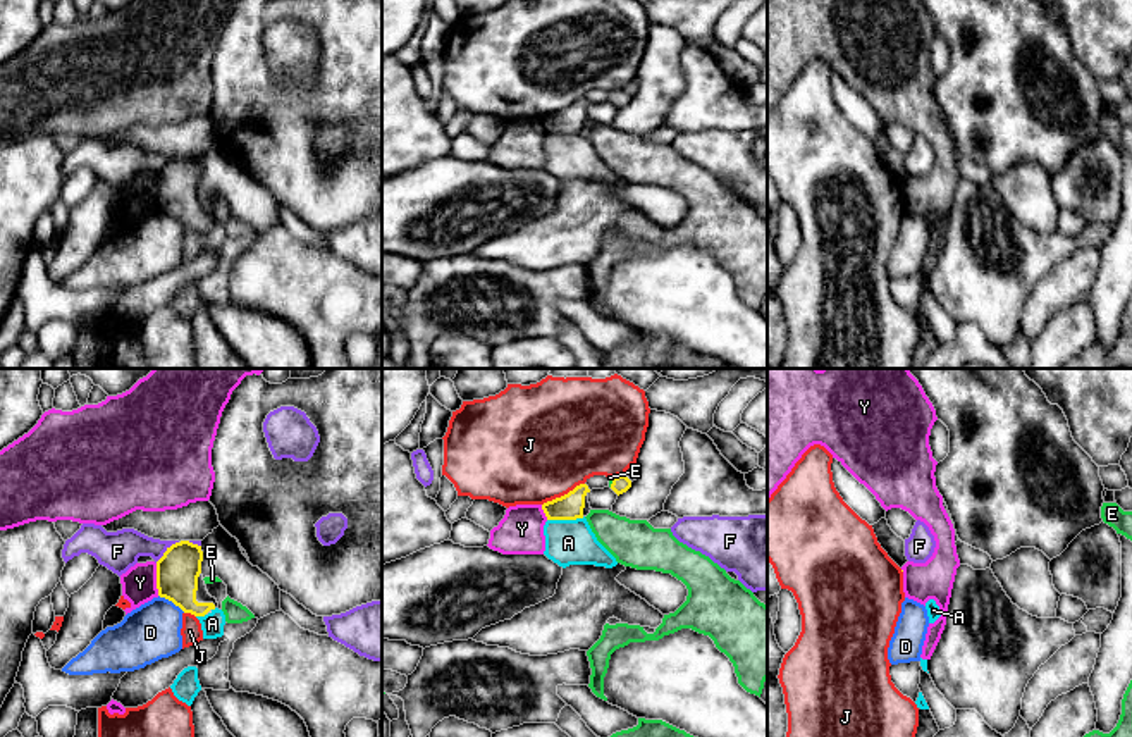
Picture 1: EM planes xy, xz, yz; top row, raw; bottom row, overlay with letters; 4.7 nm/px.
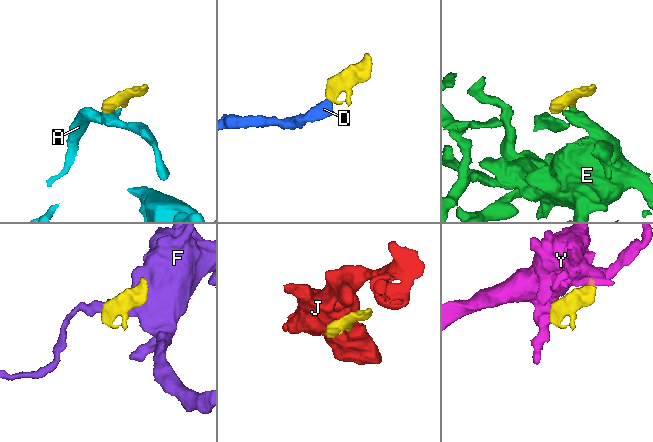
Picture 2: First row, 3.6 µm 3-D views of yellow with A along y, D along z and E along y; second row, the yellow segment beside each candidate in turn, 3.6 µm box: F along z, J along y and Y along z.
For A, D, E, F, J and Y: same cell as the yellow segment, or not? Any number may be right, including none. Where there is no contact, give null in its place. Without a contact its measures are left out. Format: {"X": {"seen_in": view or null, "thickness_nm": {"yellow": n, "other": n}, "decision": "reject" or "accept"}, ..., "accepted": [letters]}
{"A": {"seen_in": "xz", "thickness_nm": {"yellow": 130, "other": 200}, "decision": "reject"}, "D": {"seen_in": "xy", "thickness_nm": {"yellow": 200, "other": 260}, "decision": "reject"}, "E": {"seen_in": "xz", "thickness_nm": {"yellow": 80, "other": 20}, "decision": "accept"}, "F": {"seen_in": "xy", "thickness_nm": {"yellow": 200, "other": 180}, "decision": "reject"}, "J": {"seen_in": "xz", "thickness_nm": {"yellow": 130, "other": 500}, "decision": "reject"}, "Y": {"seen_in": "xy", "thickness_nm": {"yellow": 200, "other": 160}, "decision": "reject"}, "accepted": ["E"]}

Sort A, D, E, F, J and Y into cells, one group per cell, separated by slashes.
A / D / E / F / J / Y

